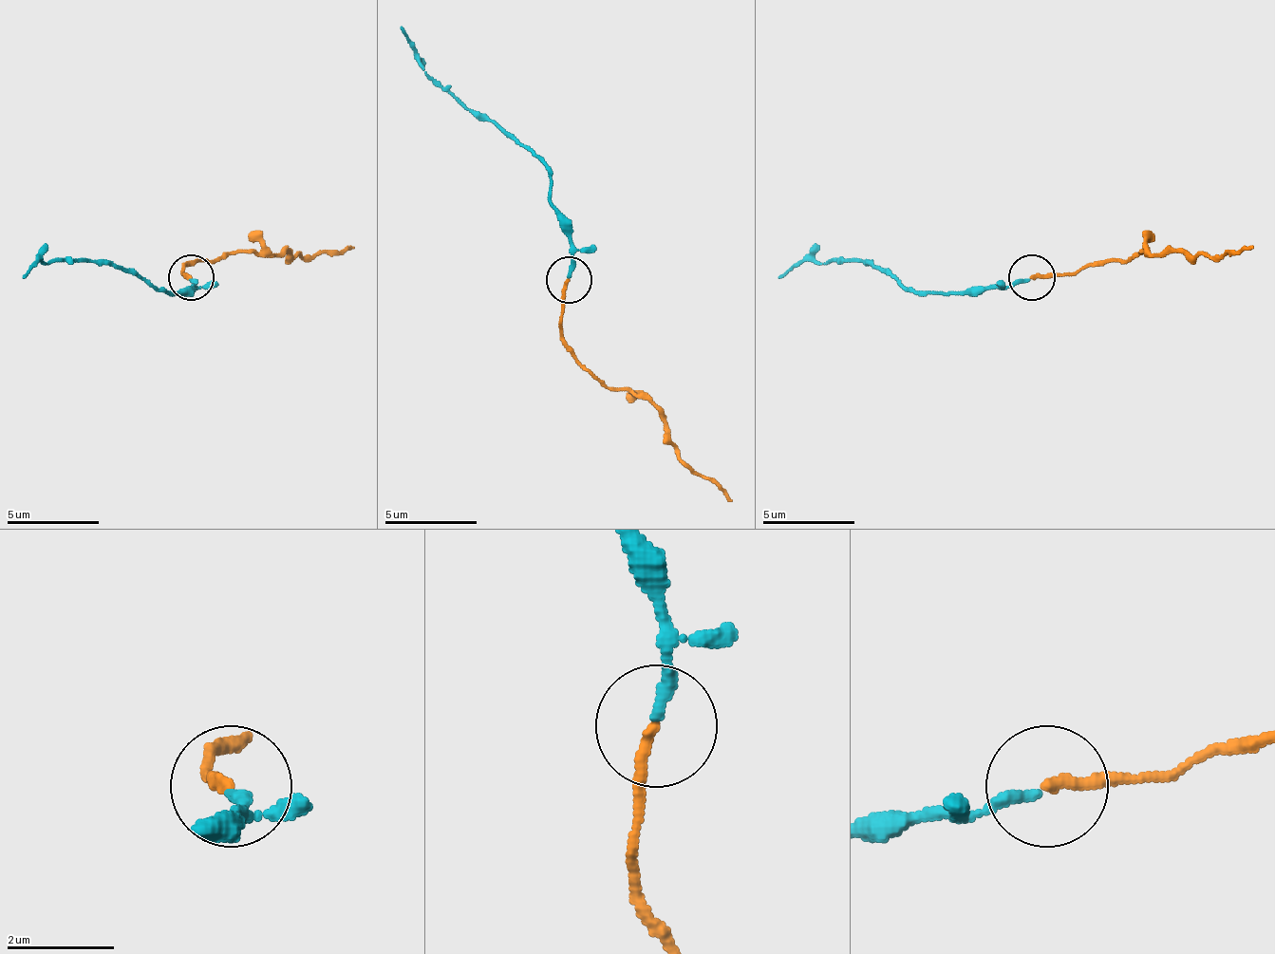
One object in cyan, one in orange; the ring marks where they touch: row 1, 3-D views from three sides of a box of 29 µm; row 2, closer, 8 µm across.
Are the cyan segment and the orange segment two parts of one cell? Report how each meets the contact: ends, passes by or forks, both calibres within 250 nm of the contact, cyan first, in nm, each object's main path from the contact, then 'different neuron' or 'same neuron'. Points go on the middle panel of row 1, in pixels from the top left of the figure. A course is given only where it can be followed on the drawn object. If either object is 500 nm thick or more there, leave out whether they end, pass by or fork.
cyan ends there; orange ends there; 220 nm thick on the cyan side, 200 nm on the other; cyan runs (568, 276), (572, 225), (549, 197), (549, 170), (489, 120), (476, 120), (424, 68), (415, 46), (402, 28); orange runs (568, 281), (563, 346), (609, 386), (632, 386), (660, 415), (683, 460), (734, 502); same neuron

